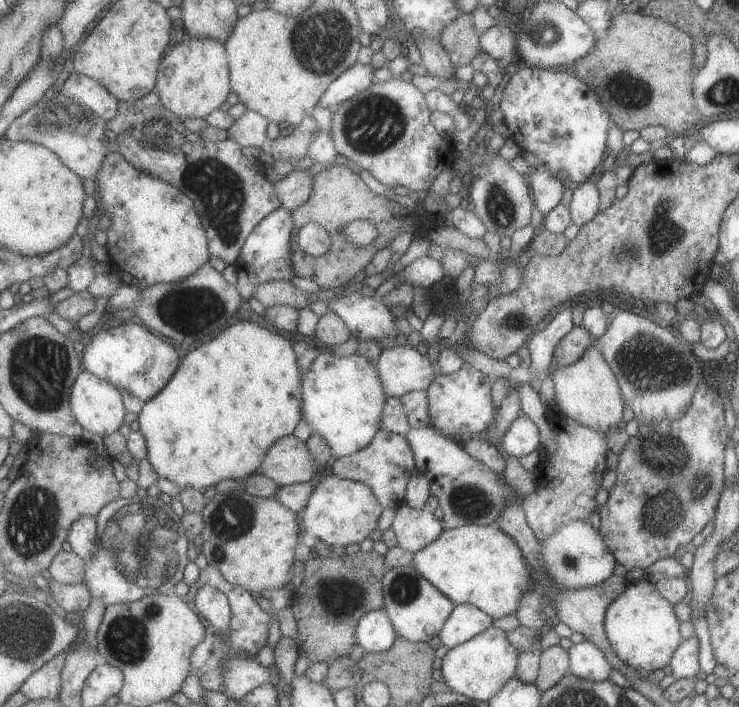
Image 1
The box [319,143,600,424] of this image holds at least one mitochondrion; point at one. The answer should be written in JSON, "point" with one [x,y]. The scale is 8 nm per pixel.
{"point":[500,207]}

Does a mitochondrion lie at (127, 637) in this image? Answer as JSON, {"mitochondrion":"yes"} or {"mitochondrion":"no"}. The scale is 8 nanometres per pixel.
{"mitochondrion":"yes"}

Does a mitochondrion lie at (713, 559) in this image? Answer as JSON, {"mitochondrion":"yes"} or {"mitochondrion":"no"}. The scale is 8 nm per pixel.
{"mitochondrion":"no"}

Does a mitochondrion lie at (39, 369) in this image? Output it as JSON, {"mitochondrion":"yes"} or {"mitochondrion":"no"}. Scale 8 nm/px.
{"mitochondrion":"yes"}

